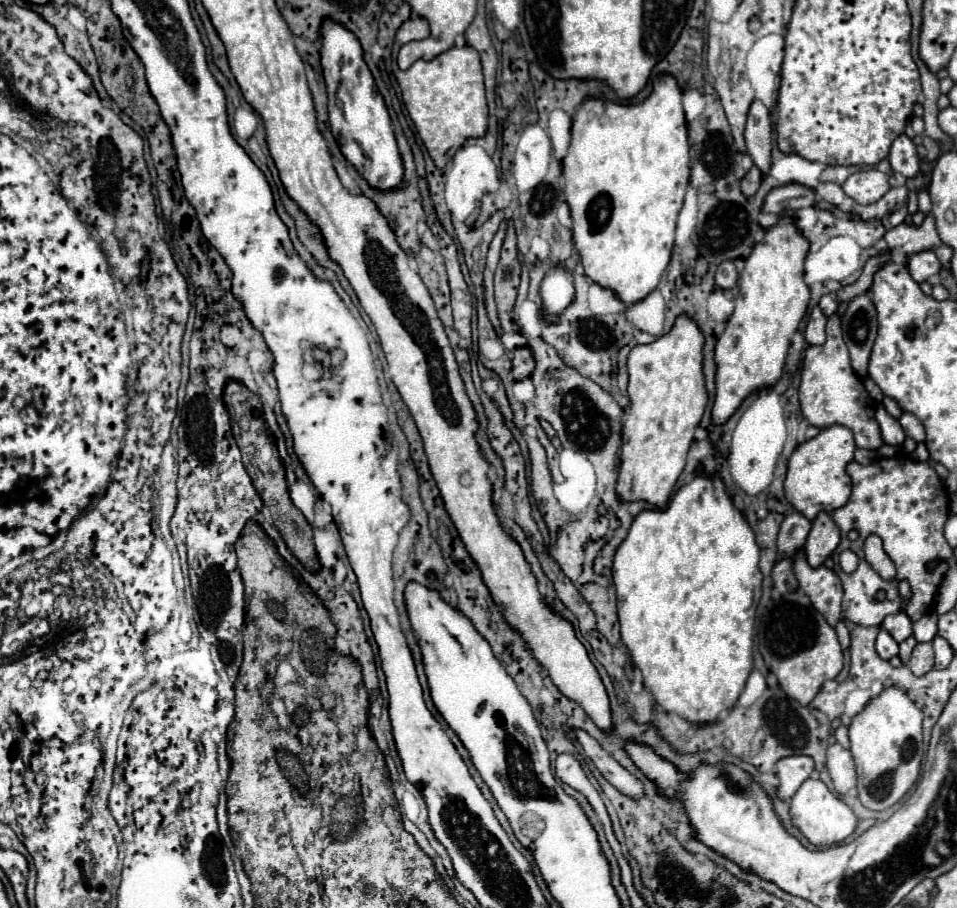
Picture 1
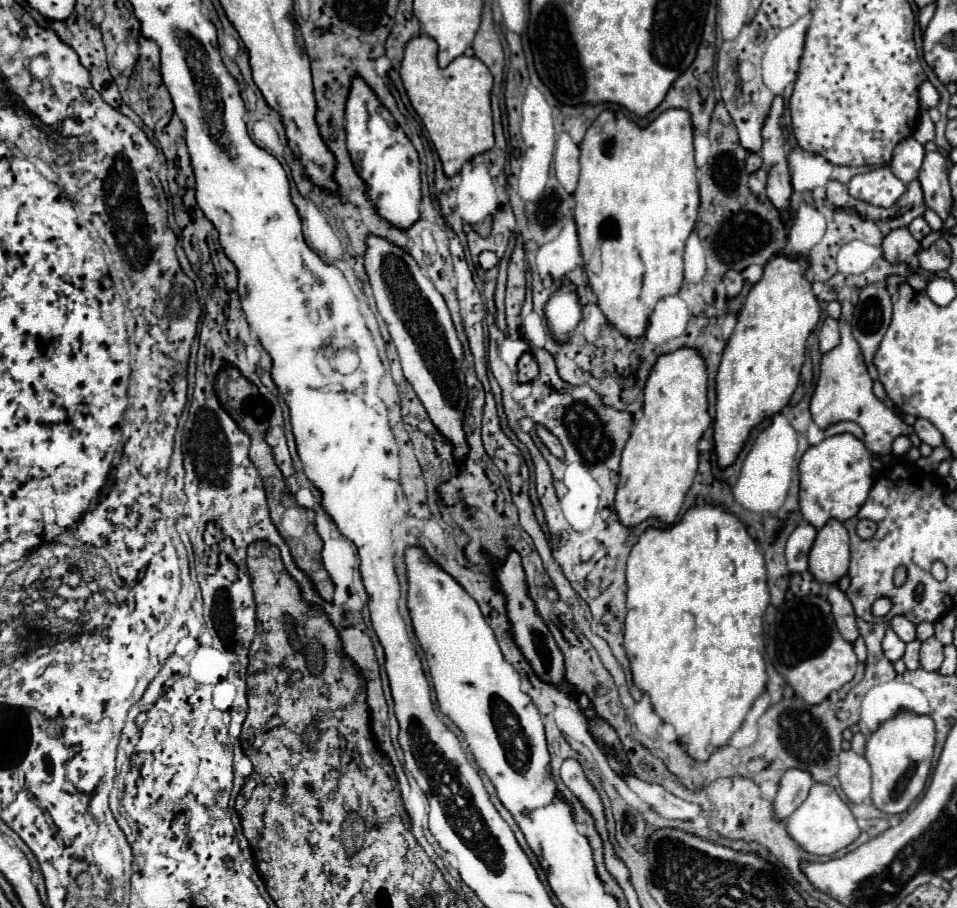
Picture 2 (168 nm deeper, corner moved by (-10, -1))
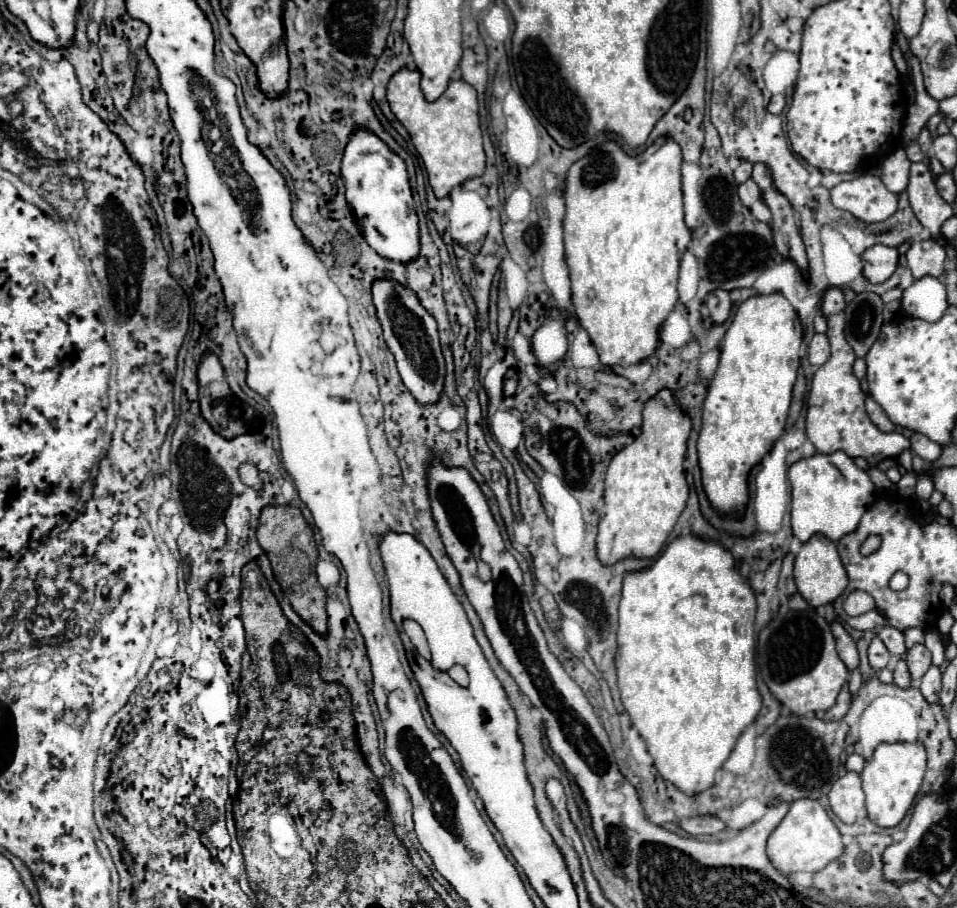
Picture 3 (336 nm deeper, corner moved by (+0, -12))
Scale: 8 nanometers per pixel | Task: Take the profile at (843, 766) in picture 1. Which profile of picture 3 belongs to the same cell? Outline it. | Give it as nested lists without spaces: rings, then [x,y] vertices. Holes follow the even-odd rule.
[[[846,772],[842,778],[838,778],[832,784],[828,800],[832,812],[844,824],[852,824],[858,818],[858,812],[864,808],[864,790],[860,774]]]

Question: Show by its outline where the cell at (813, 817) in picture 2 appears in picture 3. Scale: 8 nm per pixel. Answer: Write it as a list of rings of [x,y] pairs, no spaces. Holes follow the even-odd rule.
[[[800,798],[790,804],[788,814],[782,818],[782,822],[776,826],[776,830],[768,838],[768,860],[770,864],[782,872],[784,876],[790,876],[794,872],[818,872],[832,860],[836,860],[844,850],[842,834],[838,832],[832,818],[826,814],[826,810],[820,806],[818,800]]]

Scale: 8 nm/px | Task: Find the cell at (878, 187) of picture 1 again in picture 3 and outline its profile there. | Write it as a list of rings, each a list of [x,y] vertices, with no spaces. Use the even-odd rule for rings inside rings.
[[[860,174],[852,180],[840,182],[830,190],[830,198],[836,208],[846,210],[868,224],[884,222],[898,208],[898,196],[872,174]]]

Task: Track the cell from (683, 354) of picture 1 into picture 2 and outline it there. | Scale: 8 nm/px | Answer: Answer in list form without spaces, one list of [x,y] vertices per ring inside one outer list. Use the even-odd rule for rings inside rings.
[[[680,347],[672,353],[660,355],[654,367],[650,369],[646,387],[644,387],[644,407],[642,419],[634,425],[632,435],[622,453],[620,465],[620,483],[616,491],[616,513],[626,527],[634,527],[648,517],[658,517],[664,523],[674,523],[682,509],[684,497],[692,485],[692,479],[698,469],[698,441],[702,433],[712,423],[708,415],[708,375],[704,371],[704,359],[692,351],[692,347]]]

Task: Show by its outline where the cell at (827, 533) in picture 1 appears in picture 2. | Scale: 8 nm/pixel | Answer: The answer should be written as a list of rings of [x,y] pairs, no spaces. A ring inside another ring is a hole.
[[[830,519],[818,529],[810,551],[808,569],[820,583],[836,583],[848,571],[850,539],[846,527],[838,519]]]

